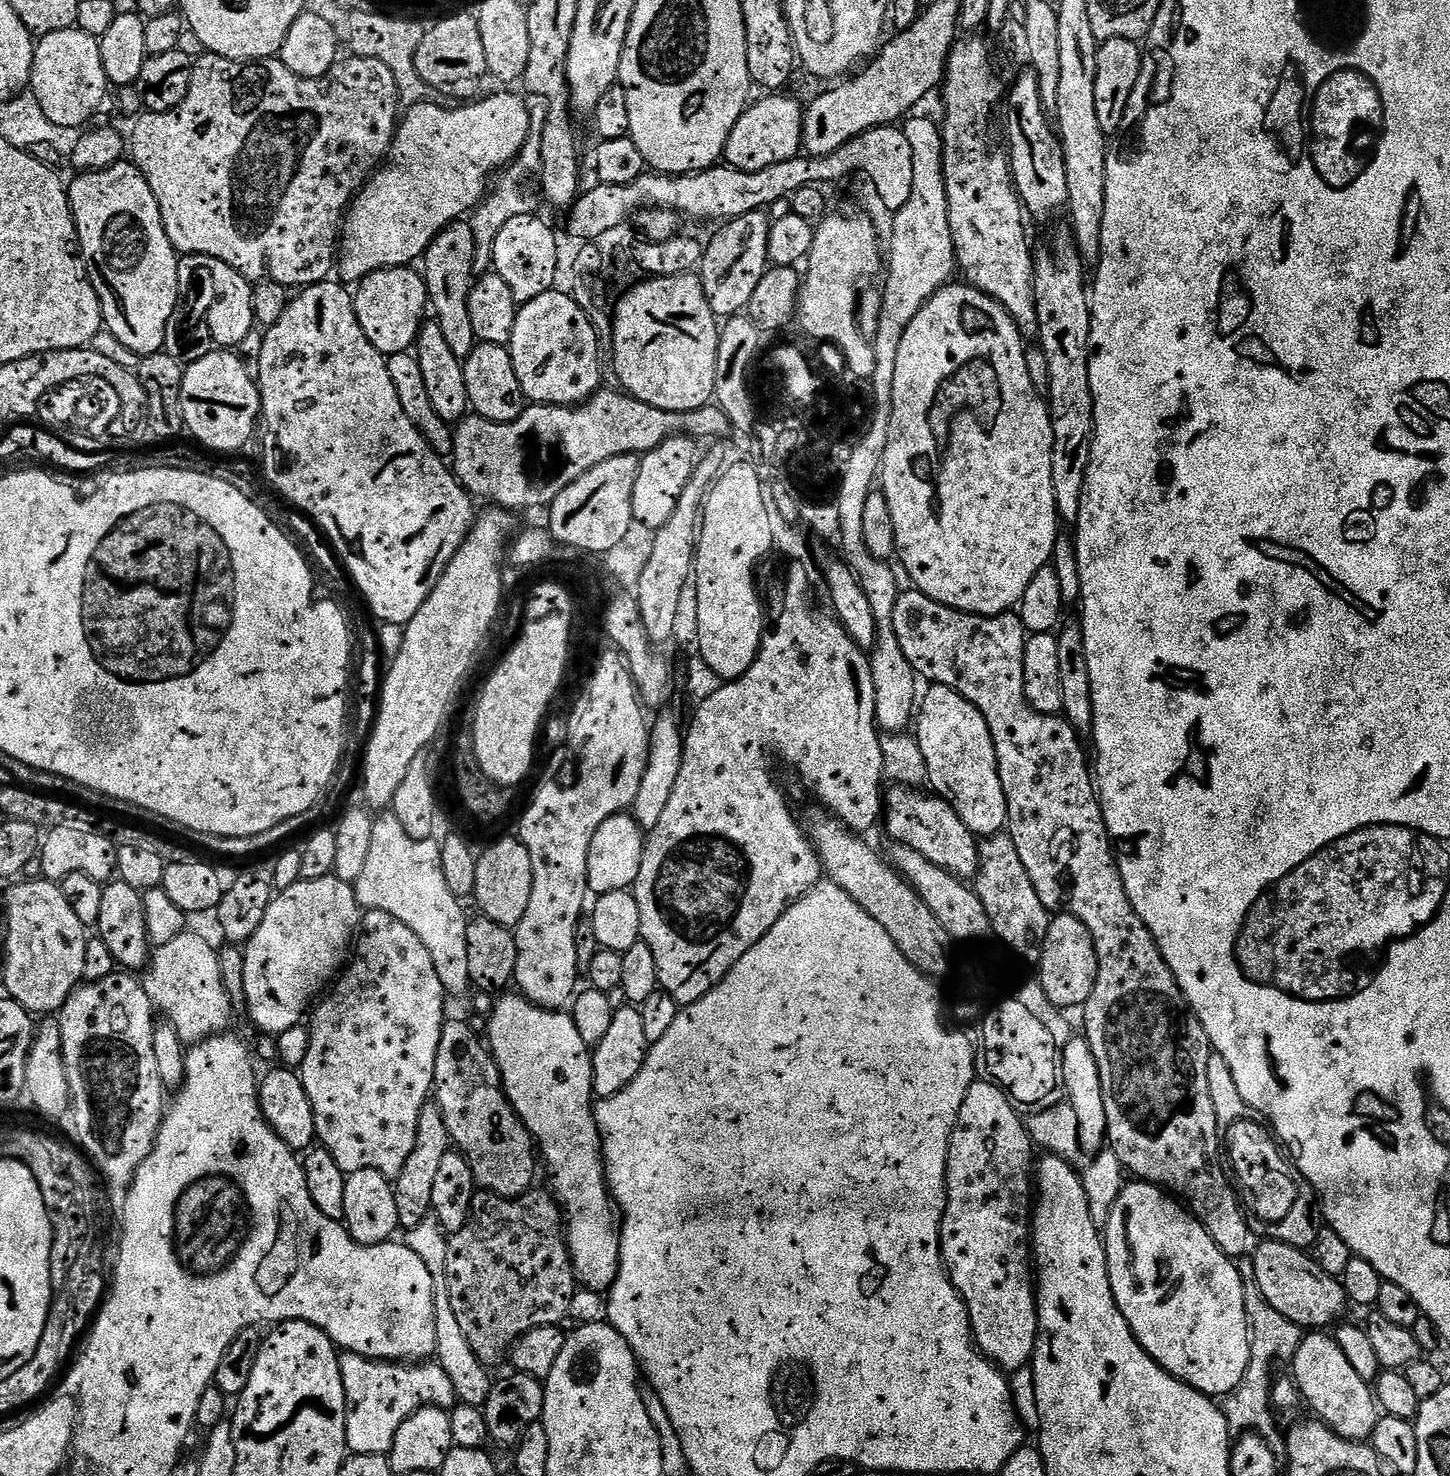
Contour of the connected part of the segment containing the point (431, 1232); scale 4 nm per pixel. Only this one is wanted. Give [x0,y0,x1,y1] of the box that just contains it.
[404,1218,494,1407]

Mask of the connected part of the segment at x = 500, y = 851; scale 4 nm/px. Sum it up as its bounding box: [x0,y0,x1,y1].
[472,839,532,929]

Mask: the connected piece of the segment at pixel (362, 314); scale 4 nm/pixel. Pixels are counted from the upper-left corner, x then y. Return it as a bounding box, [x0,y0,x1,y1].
[354,266,429,357]

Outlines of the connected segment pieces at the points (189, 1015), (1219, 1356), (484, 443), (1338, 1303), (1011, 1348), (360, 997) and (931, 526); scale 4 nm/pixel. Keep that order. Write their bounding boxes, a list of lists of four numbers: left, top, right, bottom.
[[142,930,231,1046],[1102,1182,1250,1398],[450,390,733,509],[1250,1240,1349,1330],[940,1082,1036,1374],[298,908,446,1178],[878,282,1062,616]]

